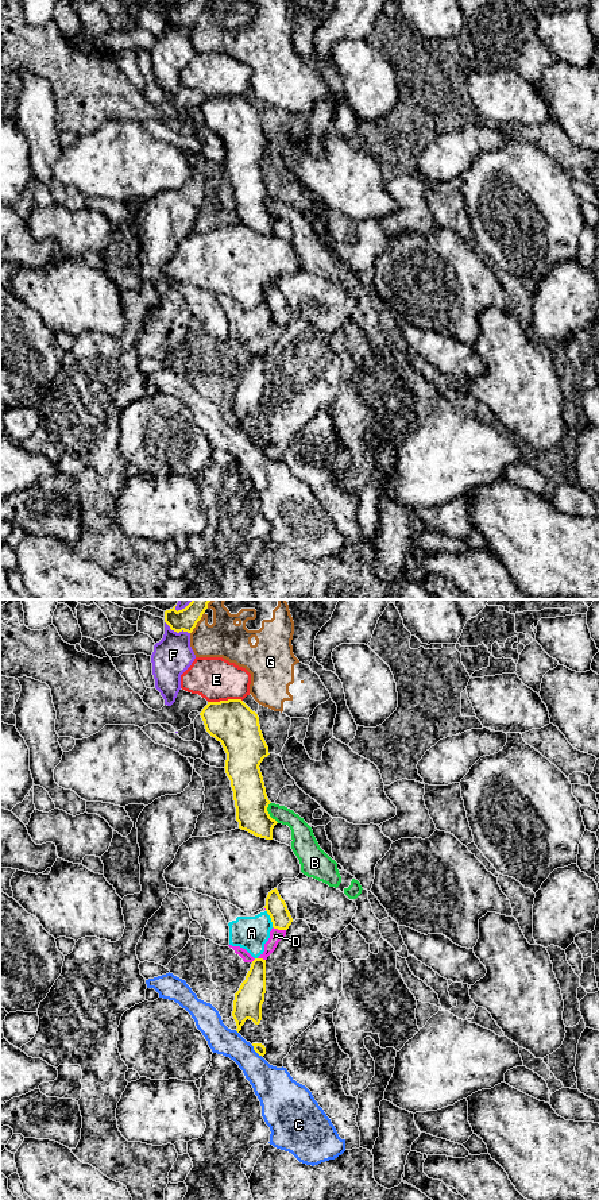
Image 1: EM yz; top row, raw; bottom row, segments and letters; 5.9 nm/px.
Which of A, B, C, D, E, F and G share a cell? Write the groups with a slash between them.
A D / B / C / E / F / G

